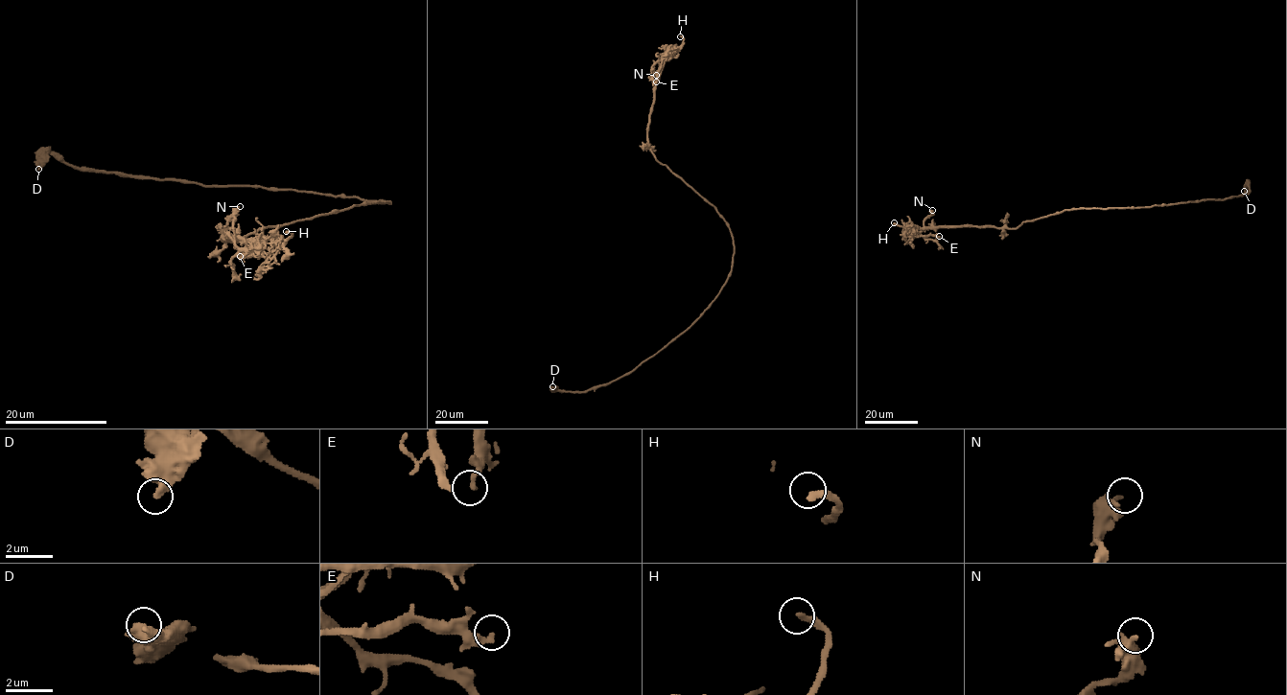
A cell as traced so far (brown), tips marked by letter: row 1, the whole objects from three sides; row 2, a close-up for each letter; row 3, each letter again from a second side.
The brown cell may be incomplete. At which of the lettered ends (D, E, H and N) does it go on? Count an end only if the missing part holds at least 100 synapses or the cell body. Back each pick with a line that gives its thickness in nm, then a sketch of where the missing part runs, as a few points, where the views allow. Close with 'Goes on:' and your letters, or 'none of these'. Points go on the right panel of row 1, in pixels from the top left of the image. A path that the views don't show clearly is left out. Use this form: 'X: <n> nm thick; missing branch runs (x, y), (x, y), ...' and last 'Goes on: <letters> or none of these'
H: 280 nm thick; missing branch runs (894, 222), (897, 218), (890, 223), (883, 223), (863, 216), (859, 226)
Goes on: H

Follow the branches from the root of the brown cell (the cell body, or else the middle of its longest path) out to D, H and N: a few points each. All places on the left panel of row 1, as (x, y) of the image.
D: (389, 203), (293, 190), (203, 186), (195, 182), (138, 178), (97, 169), (73, 168), (50, 153), (38, 169)
H: (389, 203), (352, 205), (343, 210), (264, 227), (240, 241), (222, 239), (283, 243), (292, 235), (286, 231)
N: (389, 203), (352, 205), (264, 227), (240, 241), (222, 239), (245, 240), (242, 248), (233, 227), (240, 206)

